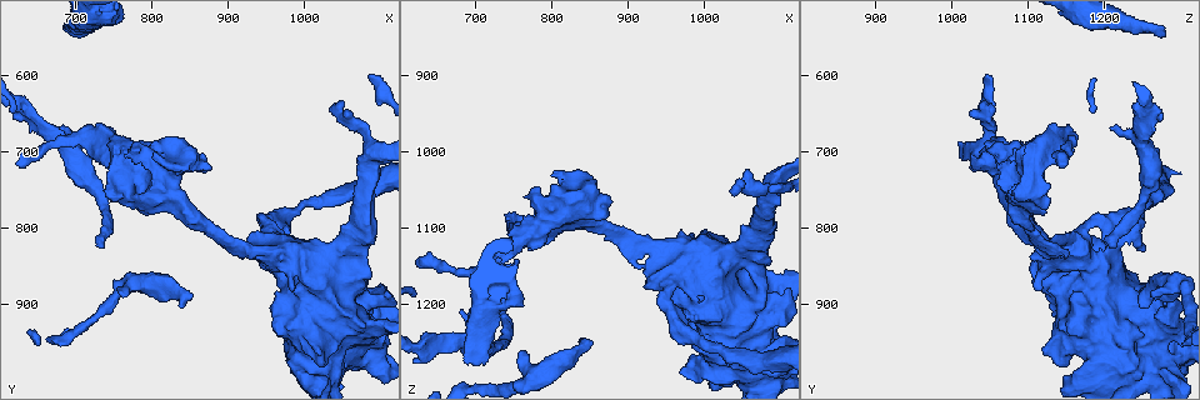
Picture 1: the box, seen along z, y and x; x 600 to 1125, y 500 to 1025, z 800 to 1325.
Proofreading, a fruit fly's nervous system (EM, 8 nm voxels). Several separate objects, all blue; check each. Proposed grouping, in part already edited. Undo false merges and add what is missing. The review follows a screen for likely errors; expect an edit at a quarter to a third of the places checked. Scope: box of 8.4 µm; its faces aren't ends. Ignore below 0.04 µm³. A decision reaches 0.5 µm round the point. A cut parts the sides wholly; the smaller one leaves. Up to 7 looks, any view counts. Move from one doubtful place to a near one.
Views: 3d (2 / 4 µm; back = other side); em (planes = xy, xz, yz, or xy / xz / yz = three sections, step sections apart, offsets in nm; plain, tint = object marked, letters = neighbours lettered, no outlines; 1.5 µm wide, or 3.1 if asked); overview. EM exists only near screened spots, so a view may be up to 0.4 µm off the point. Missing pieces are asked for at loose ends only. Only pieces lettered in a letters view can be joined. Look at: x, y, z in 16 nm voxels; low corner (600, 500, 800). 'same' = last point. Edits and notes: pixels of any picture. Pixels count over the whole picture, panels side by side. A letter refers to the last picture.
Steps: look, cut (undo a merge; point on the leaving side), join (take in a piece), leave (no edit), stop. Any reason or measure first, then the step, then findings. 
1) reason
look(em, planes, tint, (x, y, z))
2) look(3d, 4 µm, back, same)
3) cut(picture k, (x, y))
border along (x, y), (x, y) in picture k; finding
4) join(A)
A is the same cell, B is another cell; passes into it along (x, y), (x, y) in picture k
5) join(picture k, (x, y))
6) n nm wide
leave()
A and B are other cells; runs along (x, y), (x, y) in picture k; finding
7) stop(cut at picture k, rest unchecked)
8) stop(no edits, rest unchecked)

free end
look(3d, 2 µm, (910, 830, 1145))

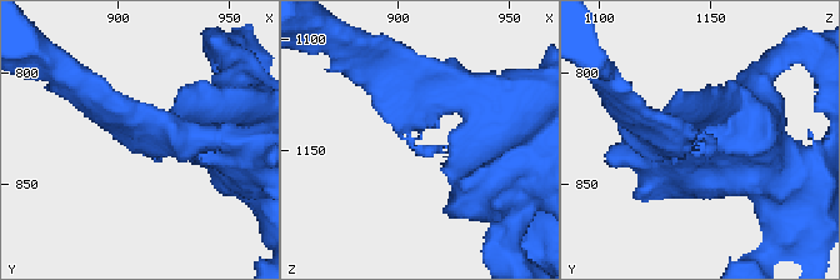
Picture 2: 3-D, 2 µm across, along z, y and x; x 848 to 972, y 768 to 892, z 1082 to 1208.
need the tissue
look(em, yz, step 8, tint, (907, 827, 1149))

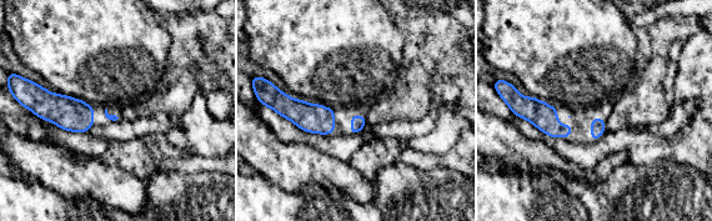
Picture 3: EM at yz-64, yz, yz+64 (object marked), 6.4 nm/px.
look(em, xy, step 8, letters, same)

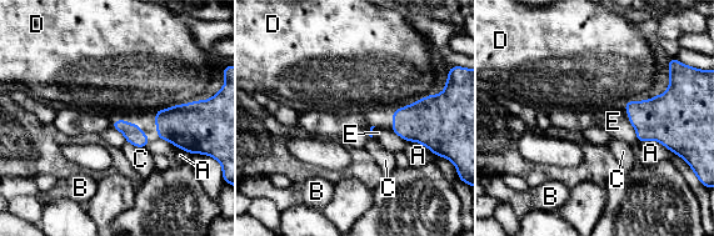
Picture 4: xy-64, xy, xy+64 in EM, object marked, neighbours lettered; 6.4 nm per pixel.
leave()
A, B, C, D and E are other cells; border along (627, 118), (638, 140) in picture 4; no lettered piece goes on from it

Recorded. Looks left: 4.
an open end
look(3d, 4 µm, (730, 825, 1210))

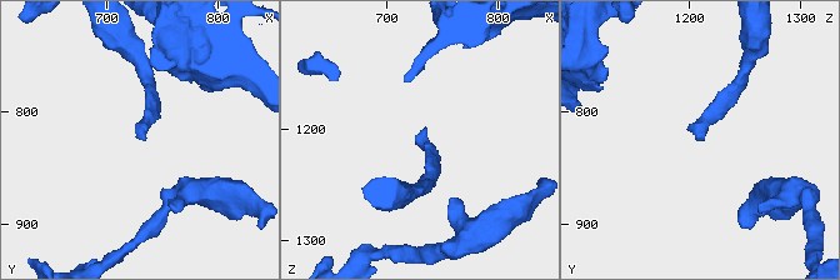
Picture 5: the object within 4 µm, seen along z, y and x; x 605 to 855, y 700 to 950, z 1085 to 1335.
now the EM
look(em, xz, step 4, letters, (734, 828, 1206))

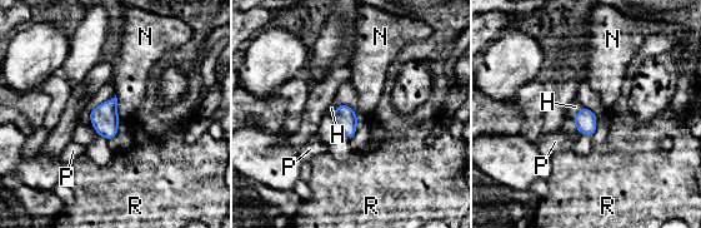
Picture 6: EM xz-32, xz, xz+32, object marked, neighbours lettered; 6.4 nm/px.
another direction
look(em, planes, letters, same)

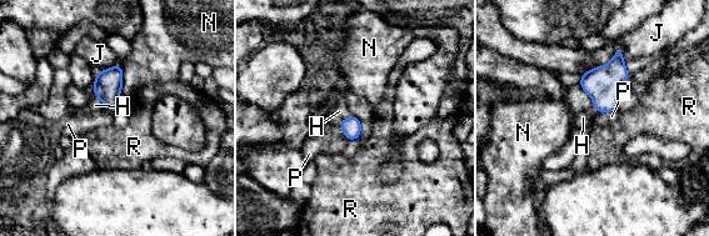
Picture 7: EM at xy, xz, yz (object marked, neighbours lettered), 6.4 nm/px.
120 nm wide
join(H)
H is the same cell, J, N, P and R are other cells; passes into it along (108, 84), (103, 101), (95, 105) in picture 7; it goes on there

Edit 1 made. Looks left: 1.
branch stops here
look(em, planes, letters, (680, 665, 1210))

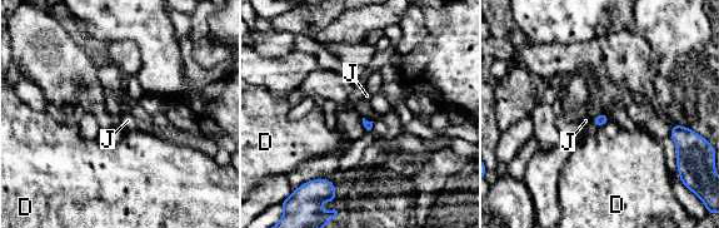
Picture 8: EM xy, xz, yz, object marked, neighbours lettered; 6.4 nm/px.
leave()
D and J are other cells; border along (609, 119), (598, 128) in picture 8; none of them fits

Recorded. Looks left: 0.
stop(join at picture 7, rest unchecked)

